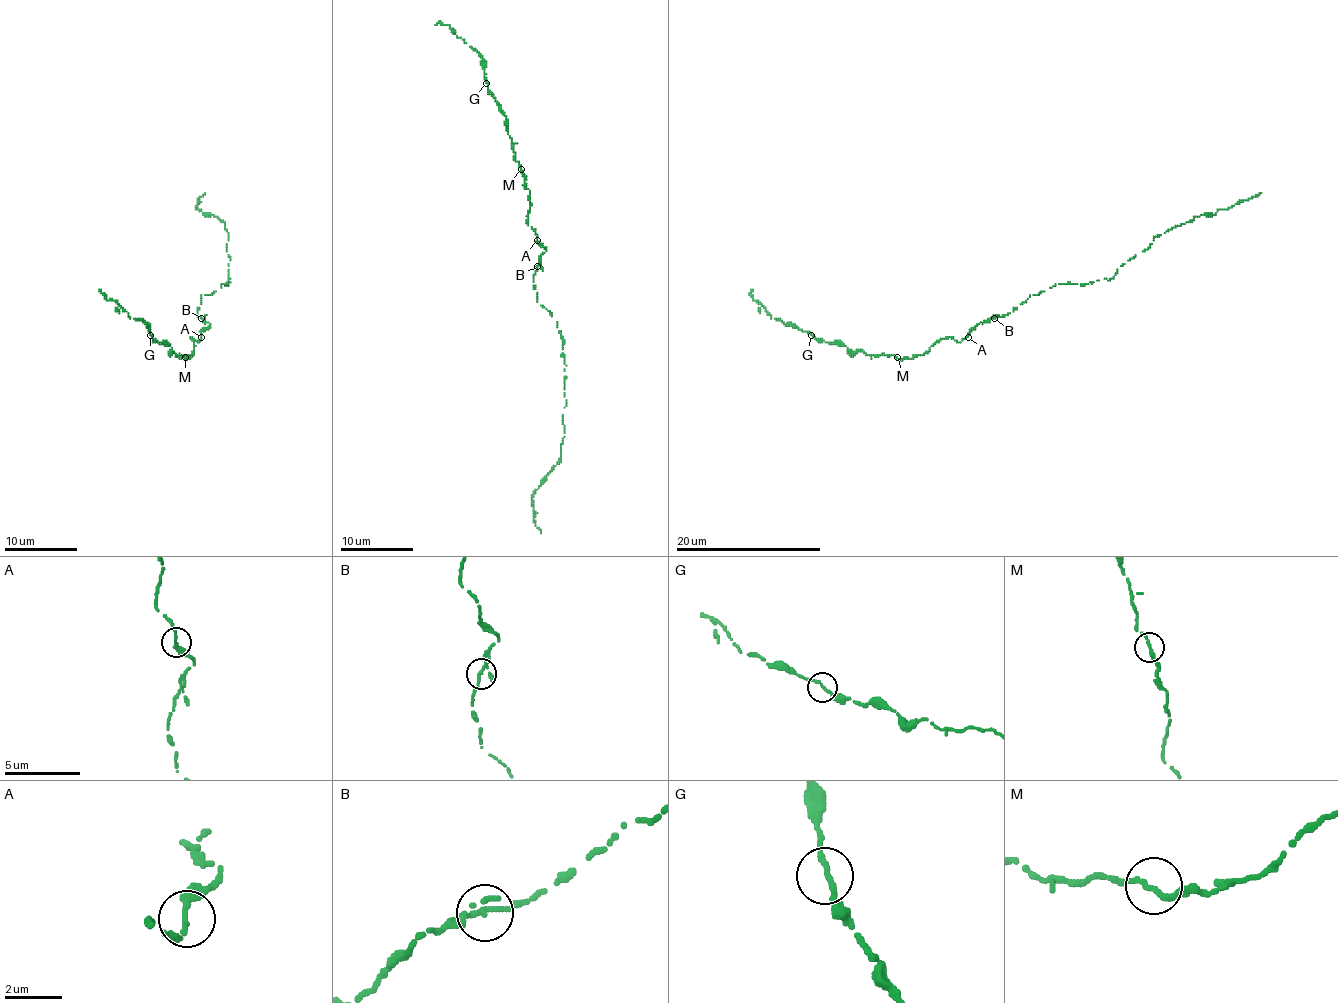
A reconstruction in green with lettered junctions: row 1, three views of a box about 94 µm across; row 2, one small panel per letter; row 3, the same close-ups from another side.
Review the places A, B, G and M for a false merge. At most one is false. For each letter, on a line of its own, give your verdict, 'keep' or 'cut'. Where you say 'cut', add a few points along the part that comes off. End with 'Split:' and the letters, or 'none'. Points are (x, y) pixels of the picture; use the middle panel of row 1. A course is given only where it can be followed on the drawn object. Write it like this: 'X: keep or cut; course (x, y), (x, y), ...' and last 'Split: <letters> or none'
A: keep
B: keep
G: keep
M: keep
Split: none

